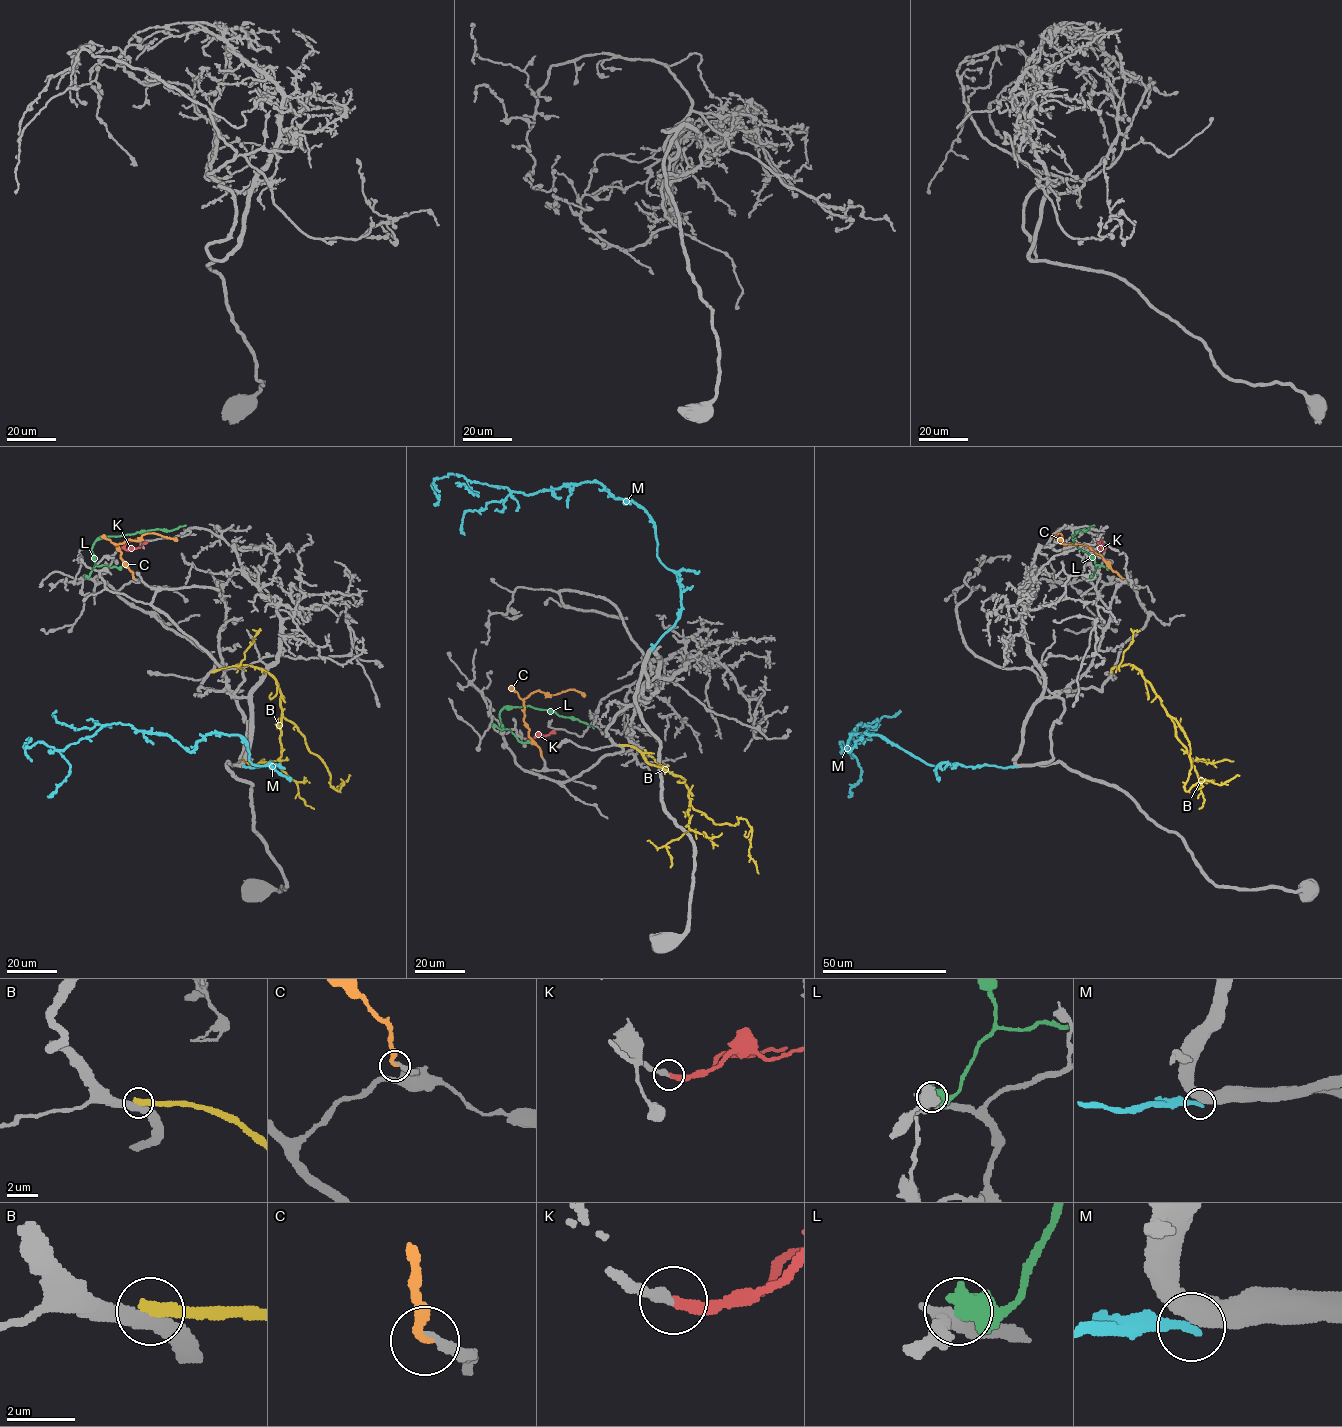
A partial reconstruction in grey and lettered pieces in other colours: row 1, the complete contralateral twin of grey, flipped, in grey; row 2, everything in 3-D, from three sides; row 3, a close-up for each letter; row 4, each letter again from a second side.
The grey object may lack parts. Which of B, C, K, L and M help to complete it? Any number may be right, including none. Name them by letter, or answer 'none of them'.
C, K

